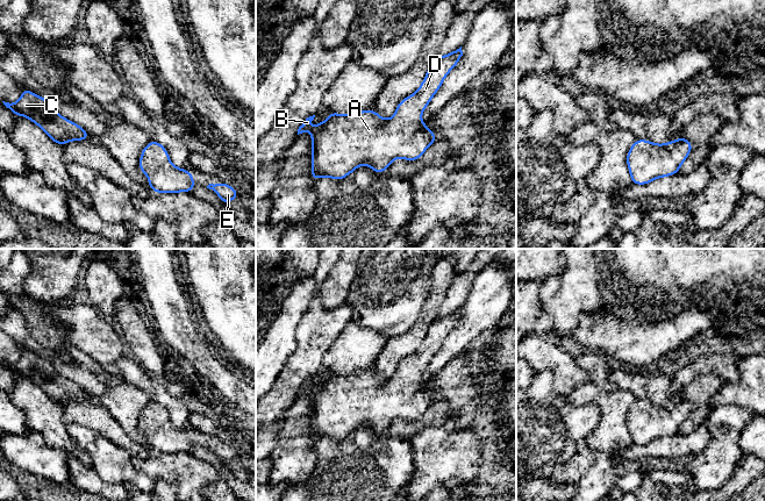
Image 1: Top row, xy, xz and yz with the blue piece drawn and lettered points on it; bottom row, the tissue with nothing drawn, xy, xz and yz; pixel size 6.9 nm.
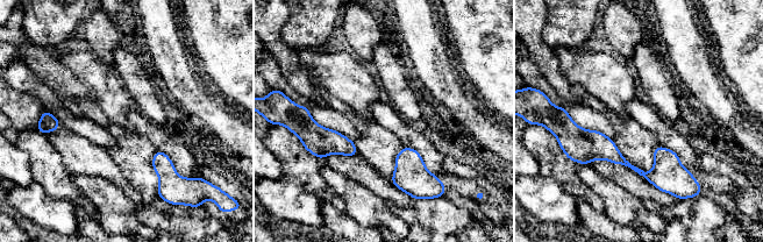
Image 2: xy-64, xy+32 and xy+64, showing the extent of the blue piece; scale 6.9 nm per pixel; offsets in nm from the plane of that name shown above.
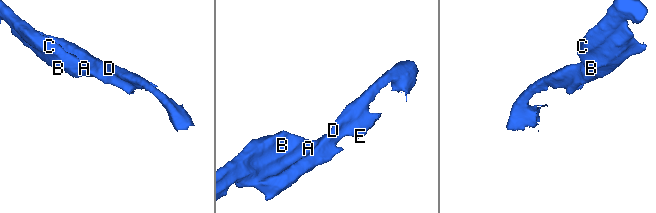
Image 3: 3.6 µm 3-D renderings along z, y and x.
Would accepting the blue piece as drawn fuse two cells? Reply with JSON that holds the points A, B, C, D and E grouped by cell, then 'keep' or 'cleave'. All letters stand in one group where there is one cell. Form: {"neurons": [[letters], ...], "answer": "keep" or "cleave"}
{"neurons": [["A", "B", "C", "D", "E"]], "answer": "keep"}

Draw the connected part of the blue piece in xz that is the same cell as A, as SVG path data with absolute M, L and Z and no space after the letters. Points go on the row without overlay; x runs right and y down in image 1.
M462 307L449 315L436 317L419 350L402 359L389 380L382 379L378 373L370 371L352 374L330 373L328 379L308 389L315 375L309 377L299 387L298 395L309 392L312 395L312 432L310 436L317 441L329 437L341 441L352 434L359 425L370 427L376 434L381 434L389 428L395 418L416 421L422 417L427 408L436 400L435 394L421 381L422 372L427 368L432 357L442 346L448 334L462 319Z

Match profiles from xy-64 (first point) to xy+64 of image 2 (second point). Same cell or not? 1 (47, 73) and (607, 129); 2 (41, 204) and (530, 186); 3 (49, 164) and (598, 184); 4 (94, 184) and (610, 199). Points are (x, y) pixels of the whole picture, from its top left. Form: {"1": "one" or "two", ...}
{"1": "two", "2": "one", "3": "two", "4": "one"}

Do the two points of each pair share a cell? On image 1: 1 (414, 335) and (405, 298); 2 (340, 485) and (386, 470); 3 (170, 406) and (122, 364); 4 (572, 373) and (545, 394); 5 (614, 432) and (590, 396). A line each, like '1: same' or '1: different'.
1: different
2: same
3: same
4: different
5: same

